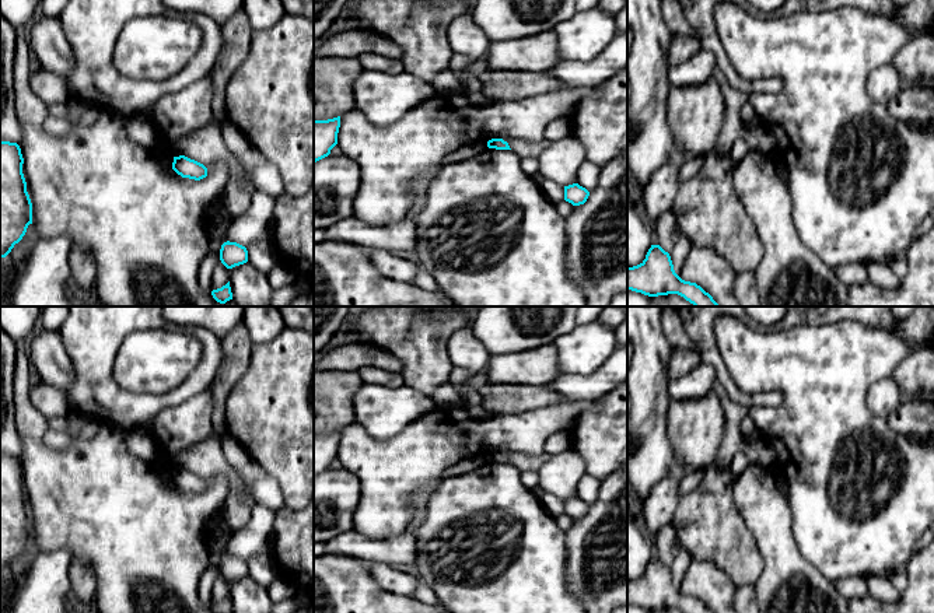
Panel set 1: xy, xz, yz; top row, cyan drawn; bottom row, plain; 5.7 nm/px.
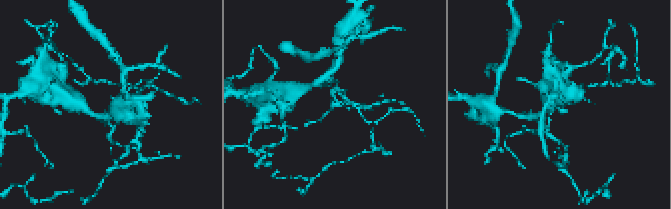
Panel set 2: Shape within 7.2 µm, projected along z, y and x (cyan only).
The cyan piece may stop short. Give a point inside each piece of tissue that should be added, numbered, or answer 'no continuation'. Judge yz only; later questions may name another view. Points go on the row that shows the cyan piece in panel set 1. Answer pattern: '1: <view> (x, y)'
no continuation

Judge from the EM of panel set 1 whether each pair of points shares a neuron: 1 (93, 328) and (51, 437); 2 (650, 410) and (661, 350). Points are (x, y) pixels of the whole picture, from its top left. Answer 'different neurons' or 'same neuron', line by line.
1: different neurons
2: same neuron

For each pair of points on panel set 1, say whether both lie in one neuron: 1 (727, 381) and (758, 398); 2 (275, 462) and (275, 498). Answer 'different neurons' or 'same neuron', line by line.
1: same neuron
2: different neurons

